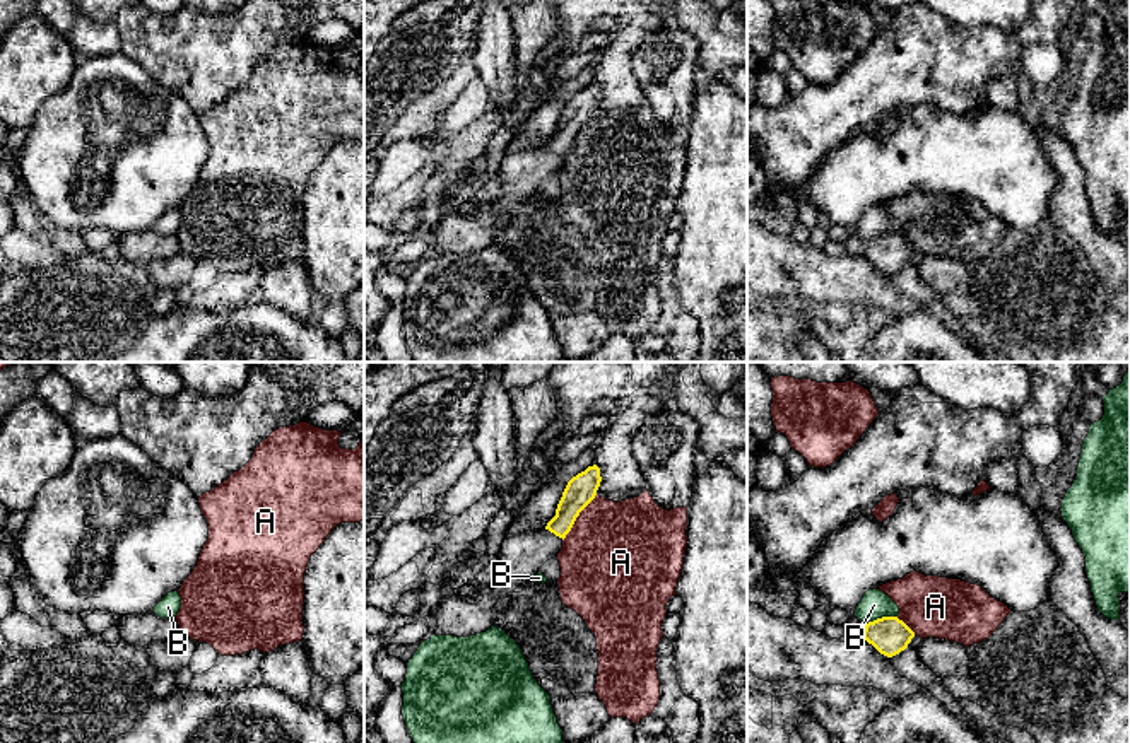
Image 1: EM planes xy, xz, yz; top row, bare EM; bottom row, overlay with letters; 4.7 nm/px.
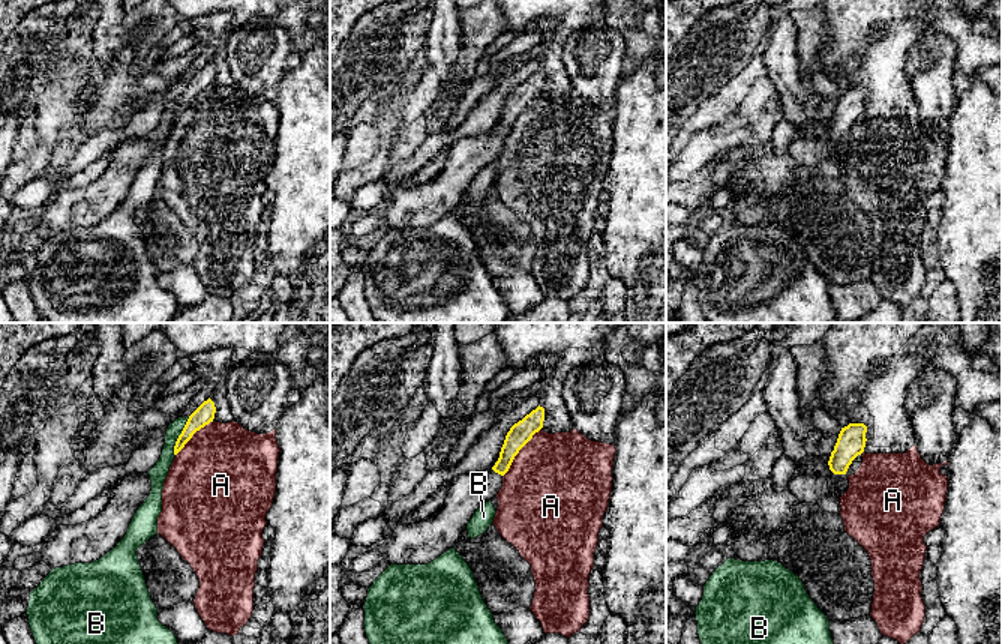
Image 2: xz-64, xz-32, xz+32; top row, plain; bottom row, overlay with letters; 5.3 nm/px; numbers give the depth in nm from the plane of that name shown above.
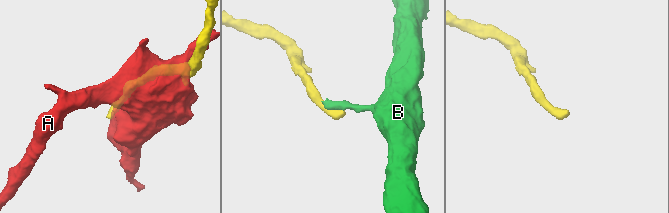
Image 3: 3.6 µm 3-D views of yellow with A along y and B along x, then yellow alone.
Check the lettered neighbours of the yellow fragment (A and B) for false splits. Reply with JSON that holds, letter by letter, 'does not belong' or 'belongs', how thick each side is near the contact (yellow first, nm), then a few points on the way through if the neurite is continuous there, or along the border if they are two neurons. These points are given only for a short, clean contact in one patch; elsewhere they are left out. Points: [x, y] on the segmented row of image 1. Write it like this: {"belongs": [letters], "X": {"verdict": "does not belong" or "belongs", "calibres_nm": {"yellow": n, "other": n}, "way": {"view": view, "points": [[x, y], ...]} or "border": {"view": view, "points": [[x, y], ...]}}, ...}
{"belongs": [], "A": {"verdict": "does not belong", "calibres_nm": {"yellow": 140, "other": 480}}, "B": {"verdict": "does not belong", "calibres_nm": {"yellow": 180, "other": 130}, "border": {"view": "yz", "points": [[896, 615], [882, 615], [865, 624]]}}}

